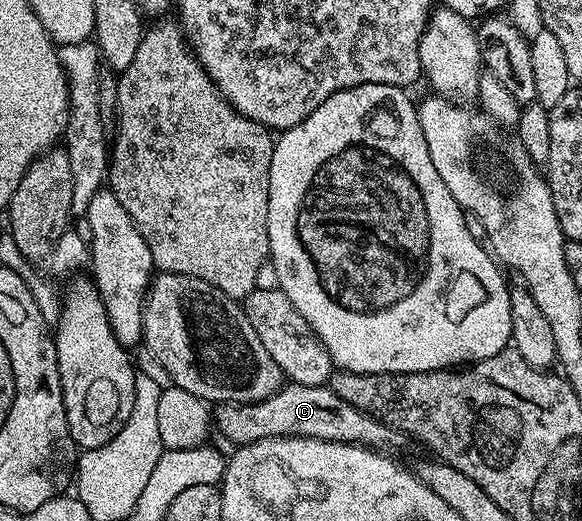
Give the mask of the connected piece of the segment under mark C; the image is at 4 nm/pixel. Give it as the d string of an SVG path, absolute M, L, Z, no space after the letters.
M285 384L272 397L264 401L249 401L247 403L220 403L214 409L214 425L218 430L219 436L232 440L239 447L249 445L262 439L271 437L313 437L319 441L347 441L353 445L362 445L374 448L378 451L392 451L388 449L400 449L406 444L403 433L399 433L394 427L358 411L356 407L350 407L346 399L338 399L334 391L327 385L293 385Z

